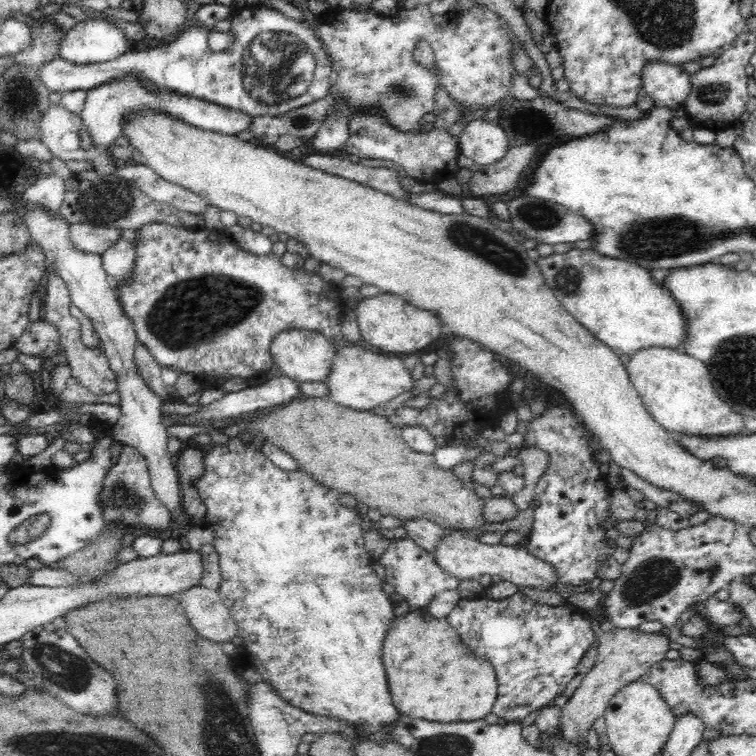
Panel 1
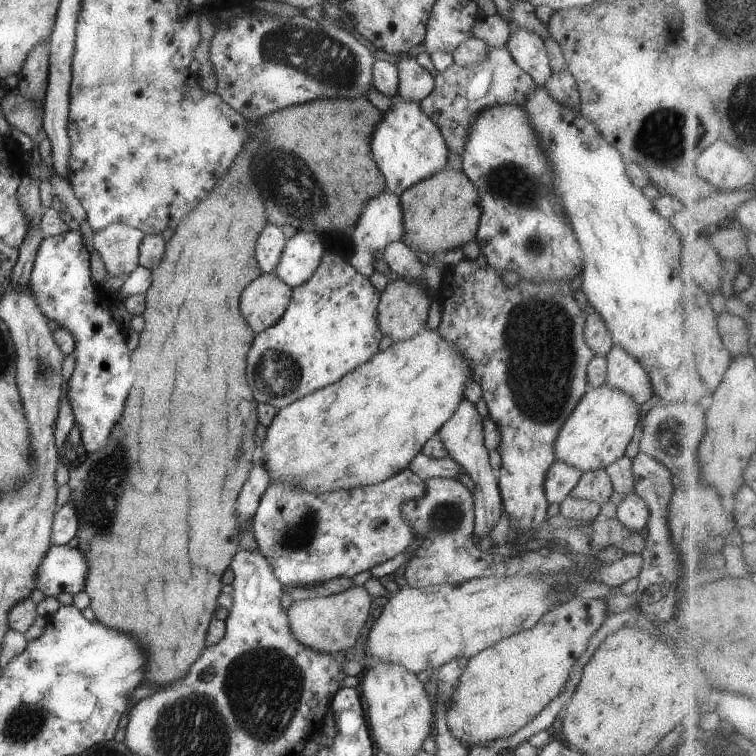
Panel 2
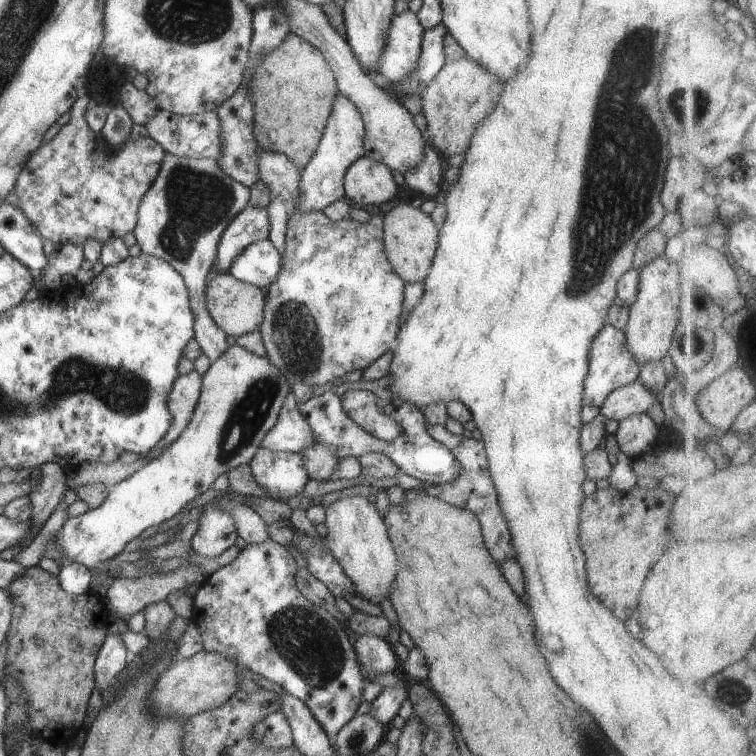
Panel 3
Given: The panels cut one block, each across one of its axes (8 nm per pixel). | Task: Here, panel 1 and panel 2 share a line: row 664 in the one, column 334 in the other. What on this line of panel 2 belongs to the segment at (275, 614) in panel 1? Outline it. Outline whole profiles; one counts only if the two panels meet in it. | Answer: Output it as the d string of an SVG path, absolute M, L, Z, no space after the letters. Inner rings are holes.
M326 254L314 276L293 288L290 304L282 318L272 328L254 338L248 352L246 380L254 392L256 402L284 408L307 394L323 389L340 380L378 353L382 331L378 328L377 308L381 294L372 286L370 278L362 276L352 265L337 254Z

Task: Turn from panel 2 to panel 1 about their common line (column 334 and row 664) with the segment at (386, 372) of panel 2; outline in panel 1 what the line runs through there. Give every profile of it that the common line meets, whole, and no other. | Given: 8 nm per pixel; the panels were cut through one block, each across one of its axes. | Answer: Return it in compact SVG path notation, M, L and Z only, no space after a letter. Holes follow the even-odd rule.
M411 611L392 617L381 659L394 706L402 715L432 722L470 722L491 712L497 697L495 668L474 656L446 619Z

